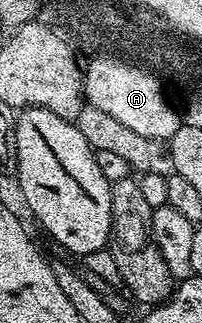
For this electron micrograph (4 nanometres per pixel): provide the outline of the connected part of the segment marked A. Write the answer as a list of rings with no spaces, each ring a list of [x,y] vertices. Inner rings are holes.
[[[93,62],[88,66],[87,87],[92,96],[89,105],[100,108],[100,112],[108,112],[108,116],[120,120],[120,124],[132,128],[132,132],[140,132],[140,136],[151,140],[169,140],[178,130],[180,118],[166,103],[164,86],[154,86],[150,78],[142,78],[141,72],[126,70],[125,64]]]

